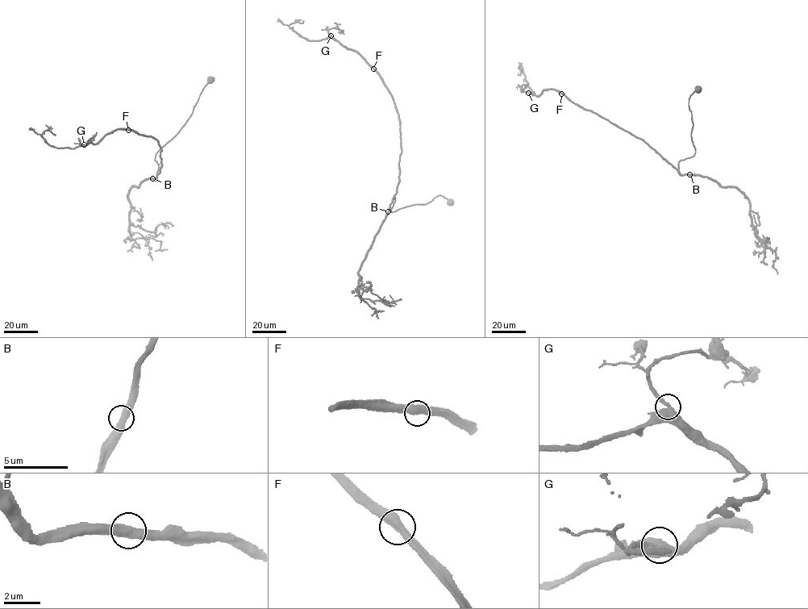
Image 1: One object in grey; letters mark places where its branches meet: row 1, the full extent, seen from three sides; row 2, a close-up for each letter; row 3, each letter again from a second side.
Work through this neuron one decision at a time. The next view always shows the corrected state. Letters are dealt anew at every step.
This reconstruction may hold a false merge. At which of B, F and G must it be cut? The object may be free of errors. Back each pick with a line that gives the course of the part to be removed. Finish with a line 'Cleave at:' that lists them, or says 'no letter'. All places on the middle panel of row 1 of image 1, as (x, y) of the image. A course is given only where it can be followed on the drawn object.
Cleave at: no letter

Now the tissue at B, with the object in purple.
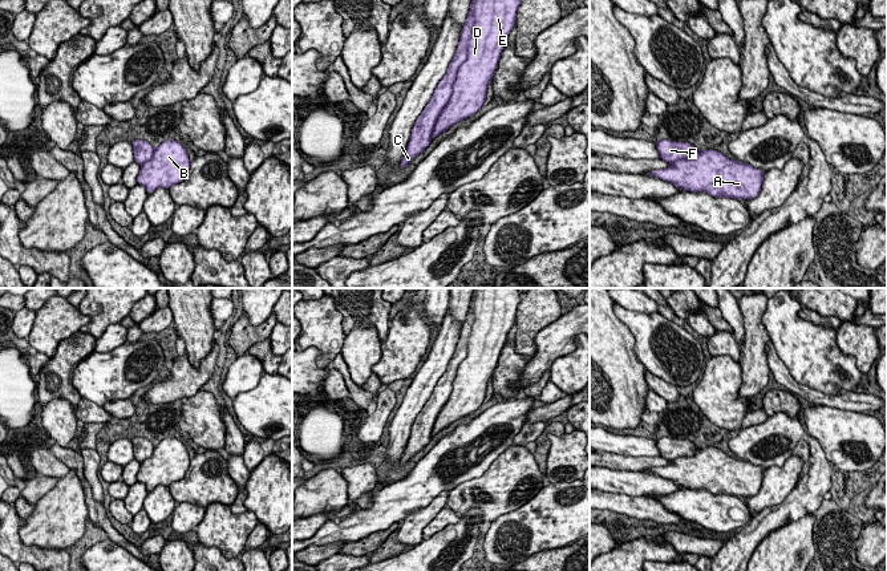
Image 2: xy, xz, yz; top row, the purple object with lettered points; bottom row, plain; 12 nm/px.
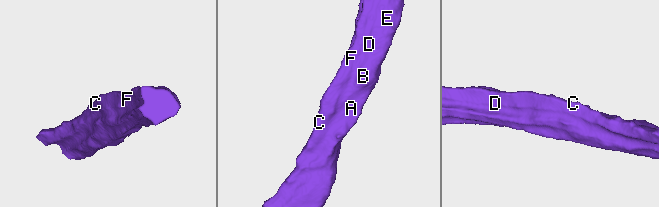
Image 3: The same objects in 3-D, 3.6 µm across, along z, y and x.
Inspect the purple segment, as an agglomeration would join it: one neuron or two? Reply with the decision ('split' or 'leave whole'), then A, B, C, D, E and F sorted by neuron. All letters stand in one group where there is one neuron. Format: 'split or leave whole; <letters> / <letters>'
leave whole; A B C D E F

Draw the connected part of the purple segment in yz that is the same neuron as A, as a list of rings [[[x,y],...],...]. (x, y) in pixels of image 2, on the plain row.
[[[661,437],[656,438],[660,457],[671,459],[668,466],[648,470],[663,478],[673,481],[683,489],[704,489],[716,495],[753,497],[757,495],[764,479],[764,467],[756,466],[749,461],[729,457],[717,448],[698,448],[689,440],[676,440]]]

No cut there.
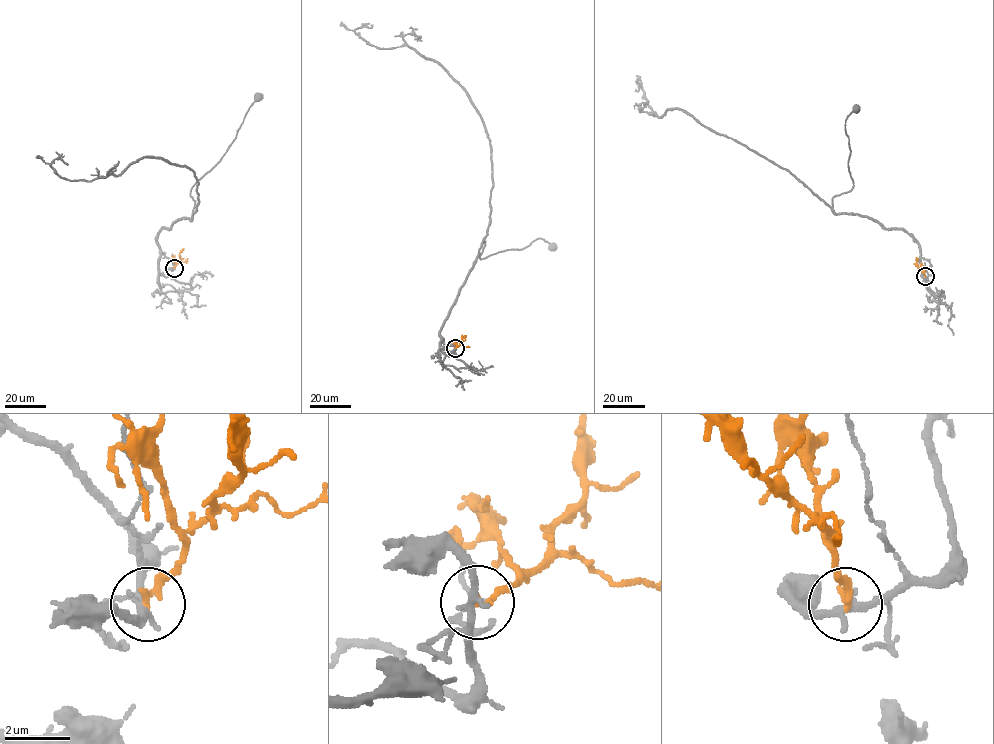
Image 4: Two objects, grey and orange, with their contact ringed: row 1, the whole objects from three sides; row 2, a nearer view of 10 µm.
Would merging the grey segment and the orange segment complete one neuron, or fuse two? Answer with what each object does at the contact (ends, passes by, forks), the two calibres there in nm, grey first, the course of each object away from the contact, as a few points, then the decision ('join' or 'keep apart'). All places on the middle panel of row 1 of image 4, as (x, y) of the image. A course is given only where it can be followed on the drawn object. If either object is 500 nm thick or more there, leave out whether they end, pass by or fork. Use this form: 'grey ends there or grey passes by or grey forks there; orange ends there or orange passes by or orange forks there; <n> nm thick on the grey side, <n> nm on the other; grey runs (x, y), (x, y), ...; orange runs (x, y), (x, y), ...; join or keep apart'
grey forks there; orange ends there; 200 nm thick on the grey side, 220 nm on the other; grey runs (455, 348), (455, 354), (443, 347), (442, 325), (481, 243), (481, 258), (519, 250), (537, 238), (552, 246); orange runs (455, 348), (466, 335); keep apart

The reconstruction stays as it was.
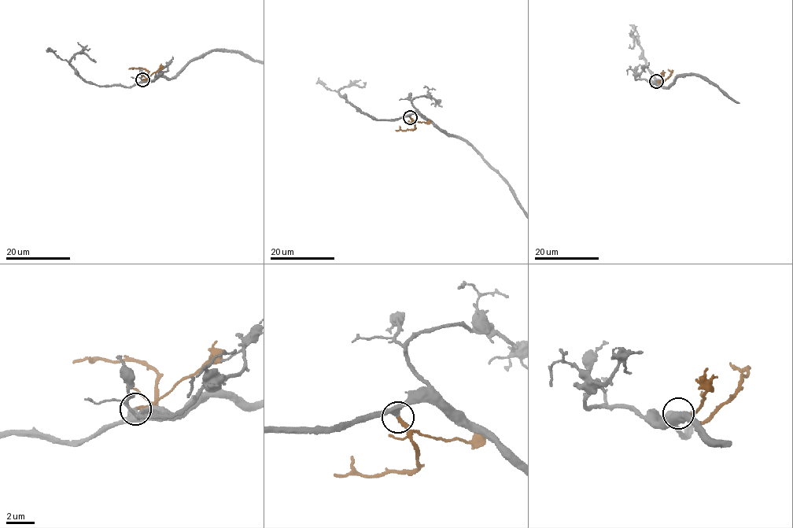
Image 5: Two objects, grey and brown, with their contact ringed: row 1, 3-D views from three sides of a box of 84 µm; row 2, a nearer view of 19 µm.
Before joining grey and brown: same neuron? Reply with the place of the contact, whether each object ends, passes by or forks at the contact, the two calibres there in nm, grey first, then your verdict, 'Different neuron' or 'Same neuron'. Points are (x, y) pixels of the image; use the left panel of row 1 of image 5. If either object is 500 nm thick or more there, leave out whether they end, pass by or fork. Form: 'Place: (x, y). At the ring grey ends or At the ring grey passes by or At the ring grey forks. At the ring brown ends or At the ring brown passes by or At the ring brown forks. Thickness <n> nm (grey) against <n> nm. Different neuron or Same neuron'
Place: (142, 79). At the ring grey passes by. At the ring brown ends. Thickness 320 nm (grey) against 280 nm. Same neuron

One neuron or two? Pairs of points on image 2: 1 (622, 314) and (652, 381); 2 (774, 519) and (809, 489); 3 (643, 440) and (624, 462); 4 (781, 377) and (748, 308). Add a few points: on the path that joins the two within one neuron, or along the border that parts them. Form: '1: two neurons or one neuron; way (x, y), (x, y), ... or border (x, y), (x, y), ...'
1: one neuron; way (639, 328), (649, 339), (655, 364)
2: one neuron; way (782, 513), (801, 497)
3: two neurons; border (603, 450), (624, 456), (659, 457)
4: two neurons; border (769, 339), (766, 359), (770, 371)

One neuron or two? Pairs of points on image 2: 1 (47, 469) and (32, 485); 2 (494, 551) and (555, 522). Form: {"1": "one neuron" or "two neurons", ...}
{"1": "two neurons", "2": "one neuron"}

